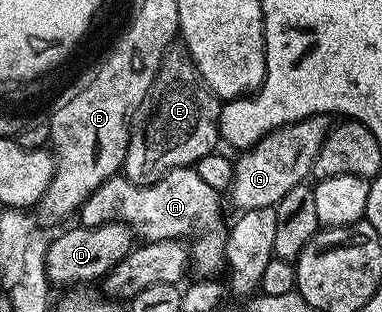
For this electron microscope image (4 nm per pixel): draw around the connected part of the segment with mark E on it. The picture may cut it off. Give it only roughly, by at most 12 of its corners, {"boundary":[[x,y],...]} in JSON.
{"boundary":[[170,49],[133,118],[123,177],[150,186],[219,143],[217,95]]}

